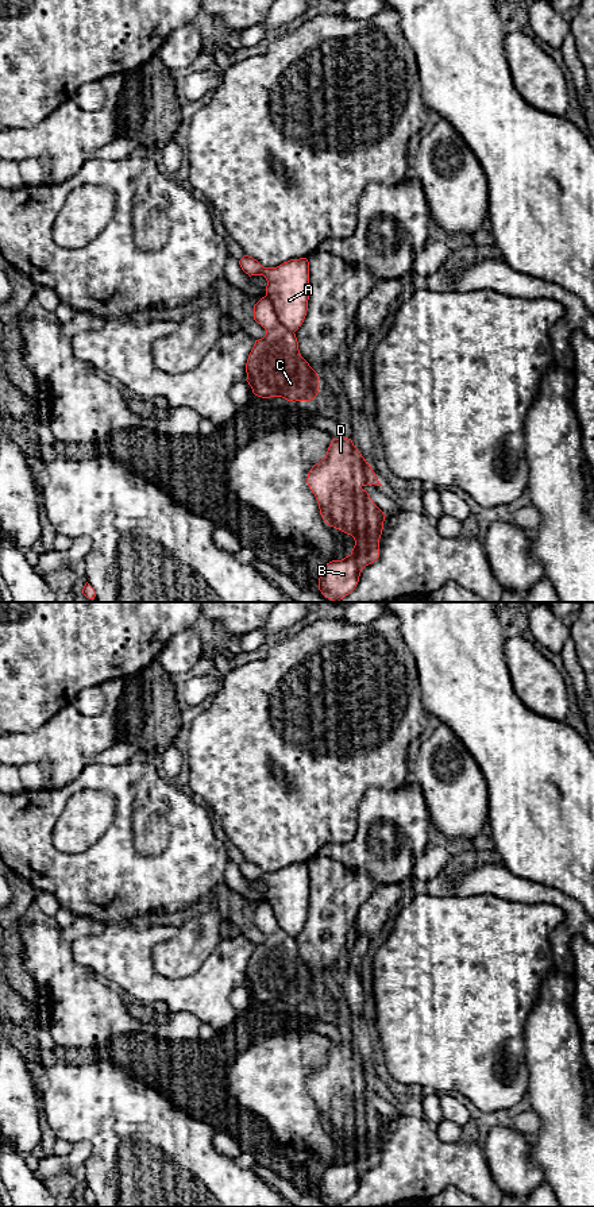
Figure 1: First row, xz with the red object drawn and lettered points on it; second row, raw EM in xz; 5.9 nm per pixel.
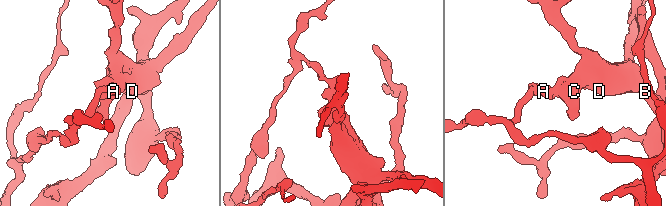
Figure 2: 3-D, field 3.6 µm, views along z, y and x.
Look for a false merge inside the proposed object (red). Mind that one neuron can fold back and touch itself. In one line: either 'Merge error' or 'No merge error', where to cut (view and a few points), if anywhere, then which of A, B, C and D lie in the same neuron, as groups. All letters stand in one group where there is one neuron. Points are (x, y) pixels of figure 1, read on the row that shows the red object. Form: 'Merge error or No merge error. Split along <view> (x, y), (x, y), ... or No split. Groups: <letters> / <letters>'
Merge error. Split along xz (266, 294), (276, 317), (293, 332). Groups: A / B C D

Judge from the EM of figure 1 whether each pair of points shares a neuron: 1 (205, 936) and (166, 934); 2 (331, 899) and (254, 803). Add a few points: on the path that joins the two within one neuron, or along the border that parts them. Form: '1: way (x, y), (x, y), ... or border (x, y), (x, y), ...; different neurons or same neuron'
1: border (178, 928), (173, 937), (158, 943), (151, 953); different neurons
2: border (315, 856), (307, 863); different neurons

